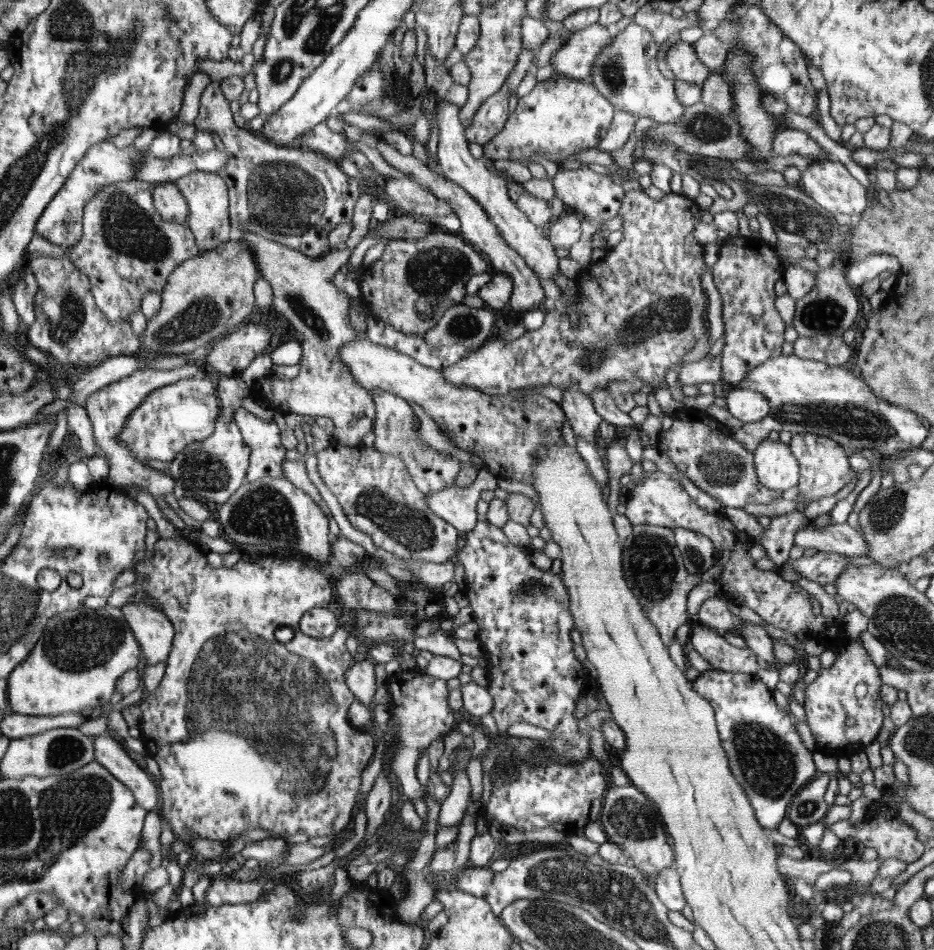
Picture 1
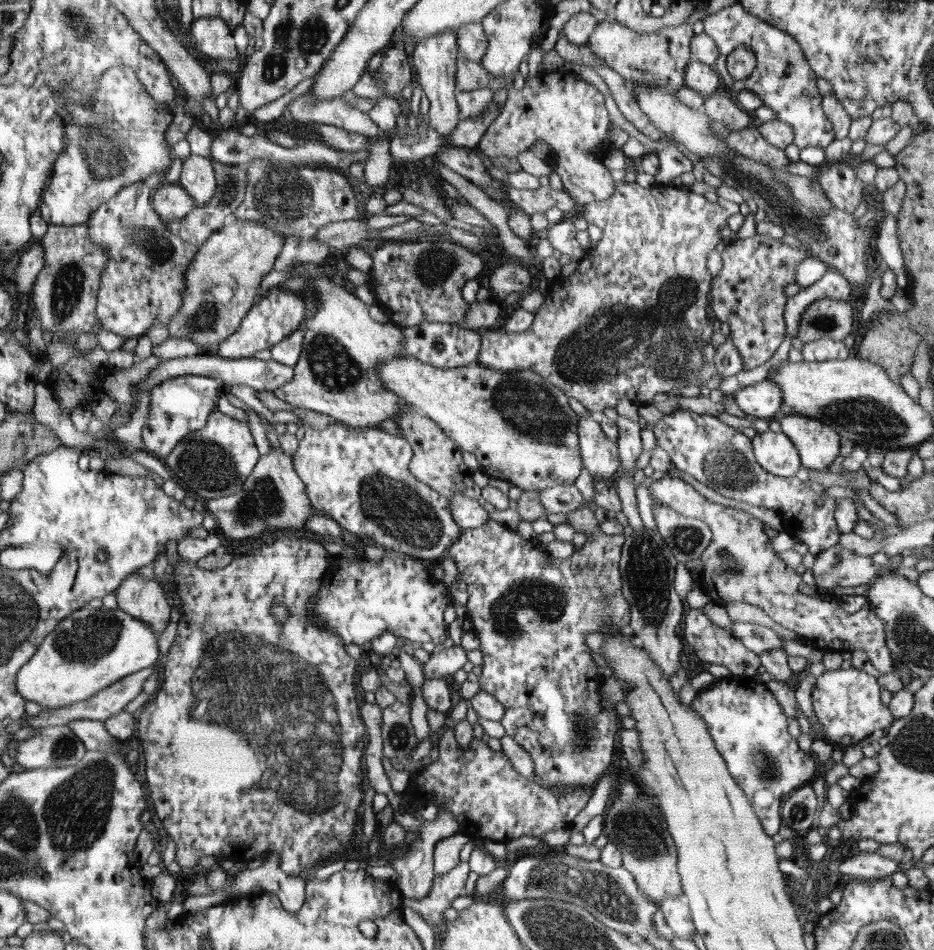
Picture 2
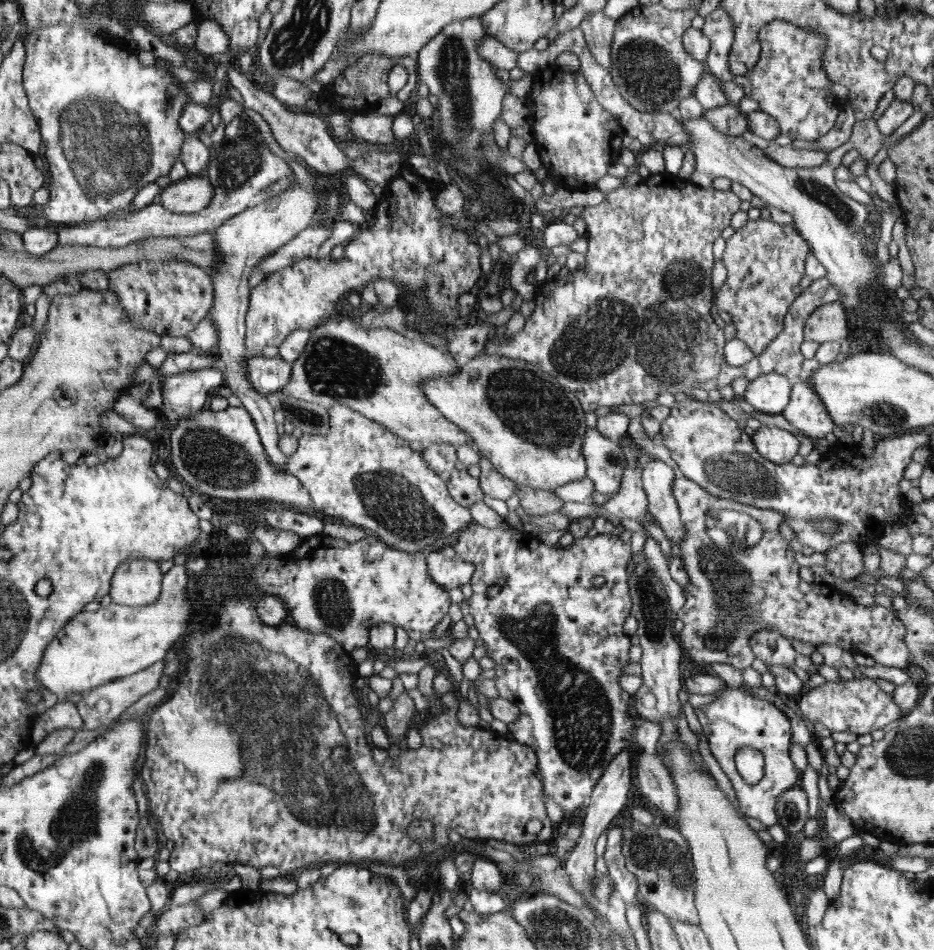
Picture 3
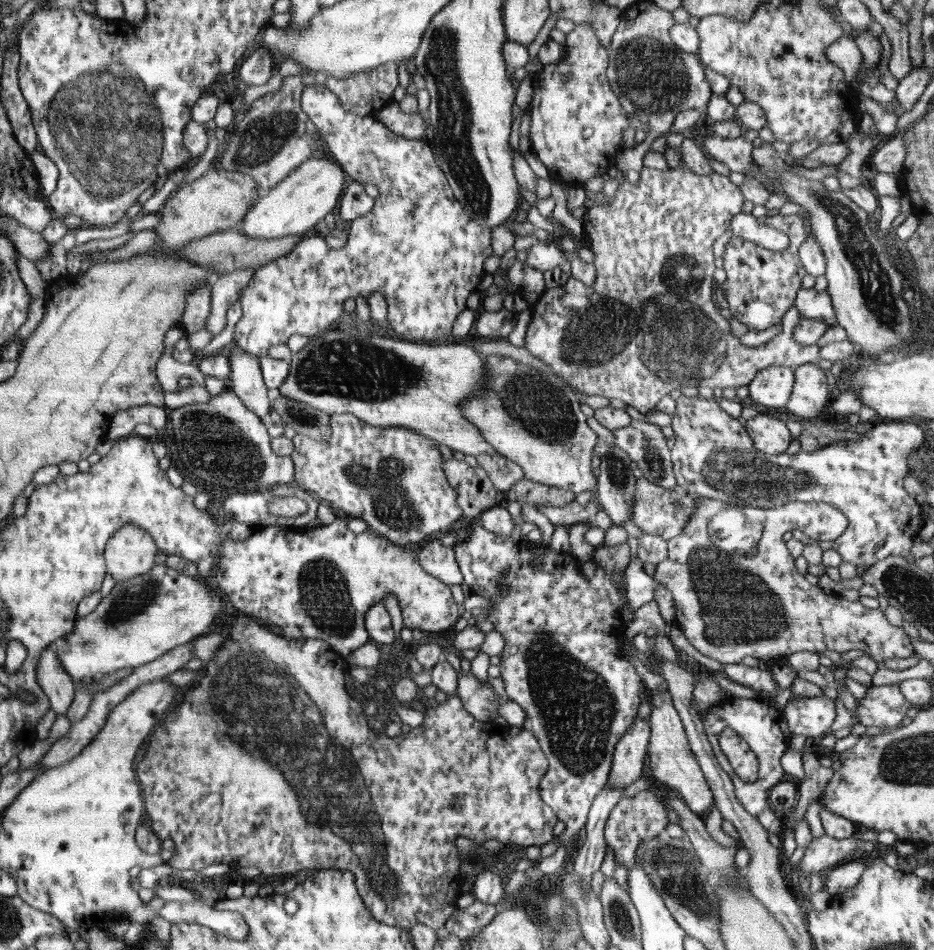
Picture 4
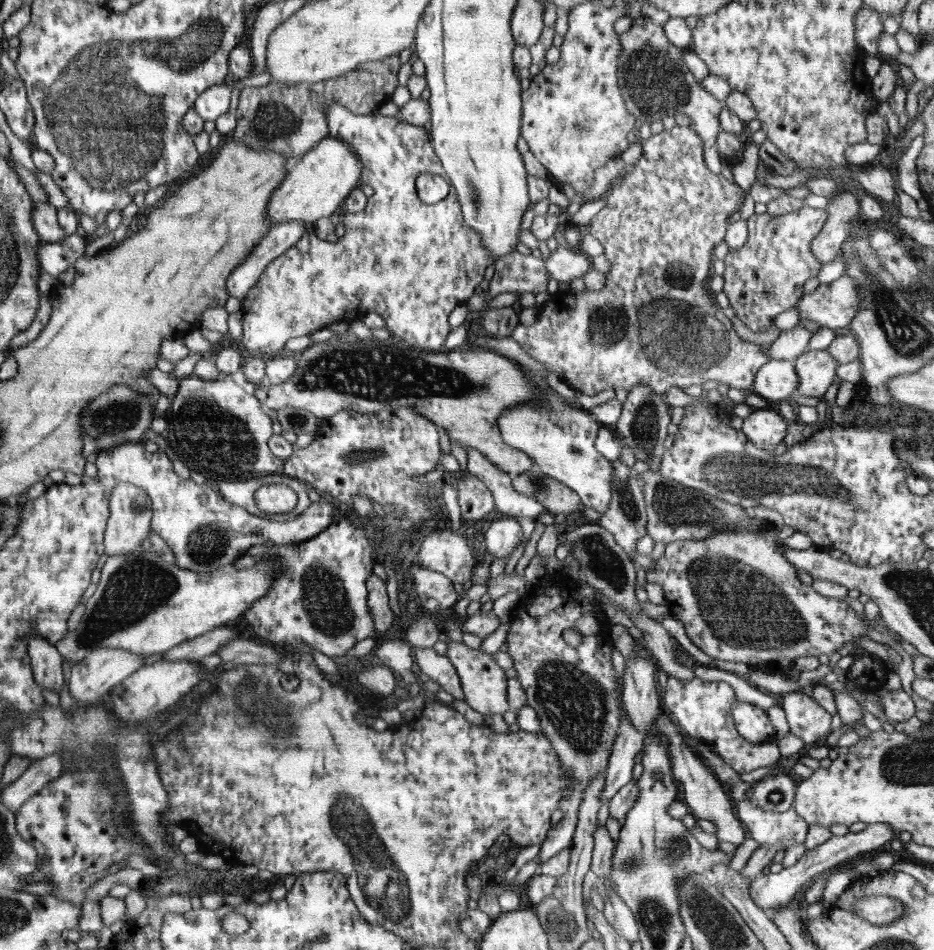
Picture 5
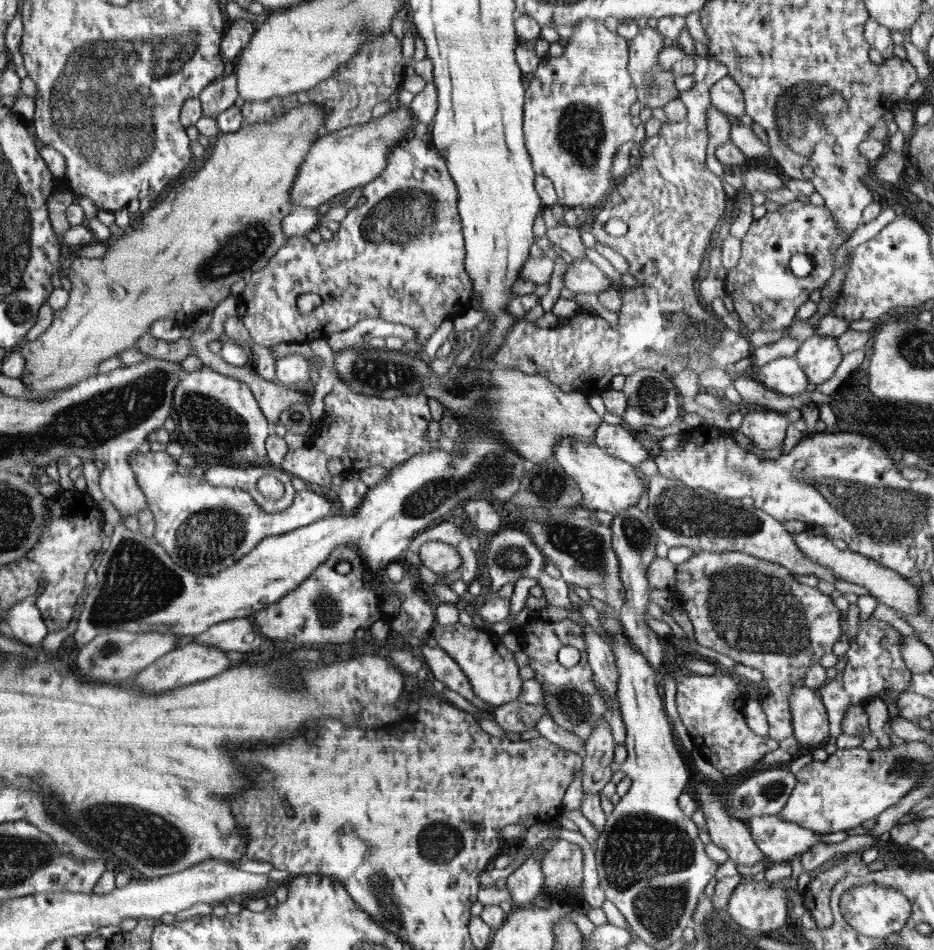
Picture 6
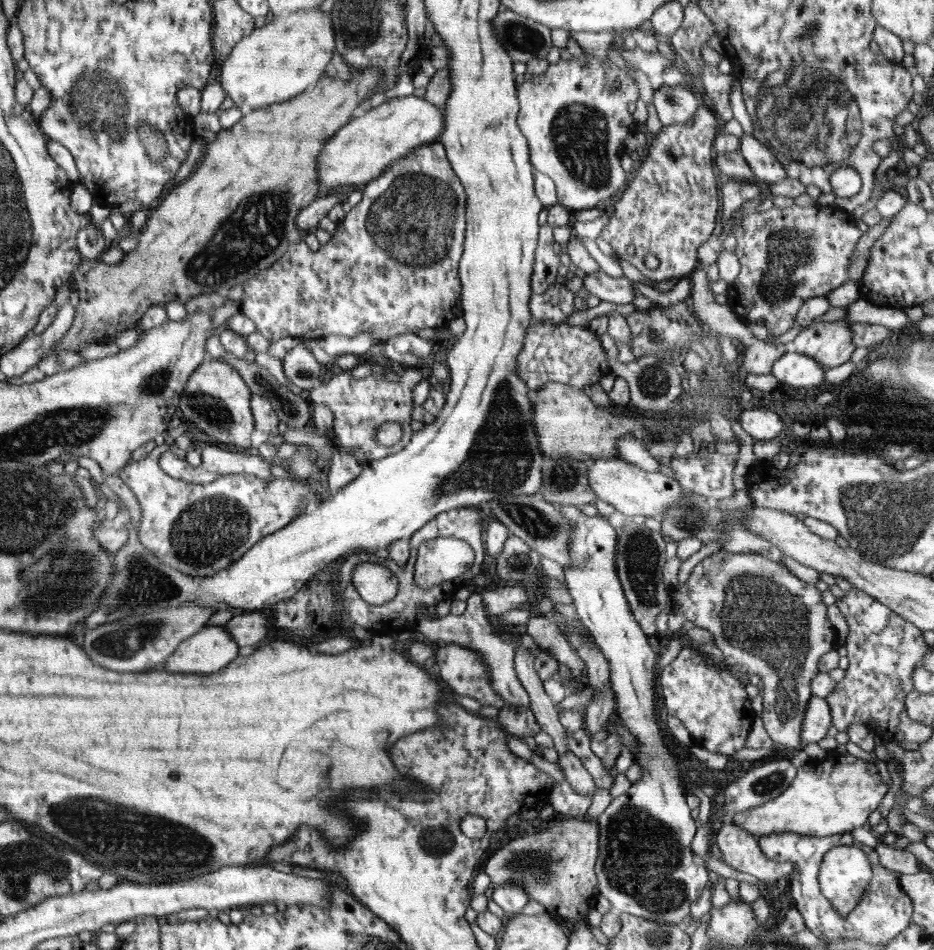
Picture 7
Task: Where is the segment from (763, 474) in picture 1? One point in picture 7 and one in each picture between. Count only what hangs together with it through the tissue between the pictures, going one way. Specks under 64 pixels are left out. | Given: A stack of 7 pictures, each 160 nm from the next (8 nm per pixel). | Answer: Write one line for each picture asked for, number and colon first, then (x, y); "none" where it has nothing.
2: (774, 451)
3: (779, 446)
4: (770, 435)
5: (765, 428)
6: (766, 428)
7: (762, 424)

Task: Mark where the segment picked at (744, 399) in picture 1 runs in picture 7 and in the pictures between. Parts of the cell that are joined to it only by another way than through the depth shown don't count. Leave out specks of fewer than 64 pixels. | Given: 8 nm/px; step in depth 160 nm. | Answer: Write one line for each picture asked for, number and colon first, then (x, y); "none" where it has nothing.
2: (763, 400)
3: (770, 393)
4: (771, 388)
5: (775, 381)
6: (784, 376)
7: (793, 369)

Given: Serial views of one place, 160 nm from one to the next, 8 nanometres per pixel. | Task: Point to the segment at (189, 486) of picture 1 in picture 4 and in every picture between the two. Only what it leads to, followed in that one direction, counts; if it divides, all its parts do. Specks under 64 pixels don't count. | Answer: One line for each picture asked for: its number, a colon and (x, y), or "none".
2: (215, 462)
3: (220, 454)
4: (222, 441)

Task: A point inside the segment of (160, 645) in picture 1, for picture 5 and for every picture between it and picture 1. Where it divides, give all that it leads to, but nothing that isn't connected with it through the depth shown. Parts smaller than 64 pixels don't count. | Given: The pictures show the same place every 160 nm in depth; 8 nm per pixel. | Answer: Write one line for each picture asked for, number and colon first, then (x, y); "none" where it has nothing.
2: (141, 595)
3: (137, 582)
4: (130, 552)
5: (130, 519)

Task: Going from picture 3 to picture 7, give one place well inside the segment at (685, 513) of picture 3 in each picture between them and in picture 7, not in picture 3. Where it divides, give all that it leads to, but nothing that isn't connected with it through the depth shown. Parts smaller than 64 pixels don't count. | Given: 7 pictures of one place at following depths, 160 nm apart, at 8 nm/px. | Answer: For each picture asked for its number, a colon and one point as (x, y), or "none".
4: (737, 592)
5: (740, 600)
6: (753, 610)
7: (766, 621)

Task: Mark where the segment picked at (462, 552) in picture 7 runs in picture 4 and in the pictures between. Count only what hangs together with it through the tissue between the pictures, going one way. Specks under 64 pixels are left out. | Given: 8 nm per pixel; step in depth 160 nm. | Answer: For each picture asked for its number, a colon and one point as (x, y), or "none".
4: (320, 582)
5: (436, 591)
6: (440, 558)

